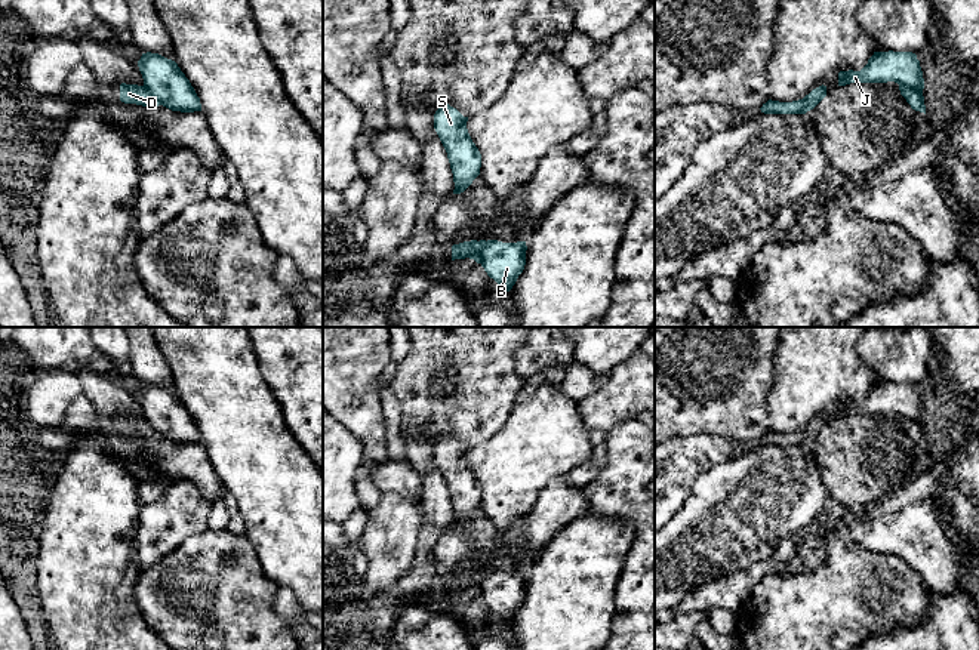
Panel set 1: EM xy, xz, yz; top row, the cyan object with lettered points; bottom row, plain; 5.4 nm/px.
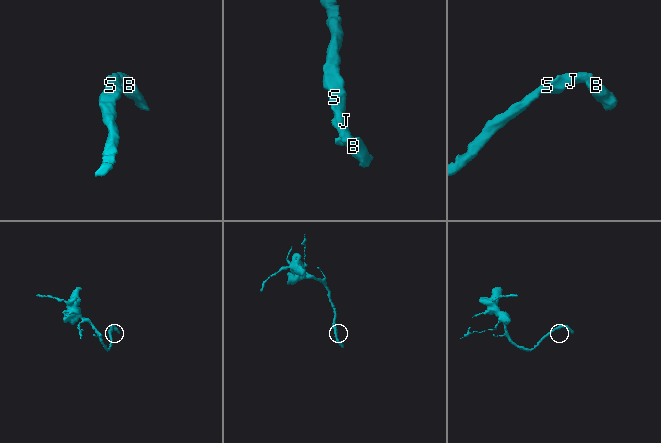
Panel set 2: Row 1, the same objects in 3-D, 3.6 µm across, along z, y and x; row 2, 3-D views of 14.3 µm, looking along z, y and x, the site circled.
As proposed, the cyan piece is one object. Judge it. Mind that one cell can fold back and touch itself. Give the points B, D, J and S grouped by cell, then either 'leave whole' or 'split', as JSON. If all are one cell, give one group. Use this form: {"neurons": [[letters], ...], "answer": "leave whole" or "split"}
{"neurons": [["B", "J", "S"], ["D"]], "answer": "split"}

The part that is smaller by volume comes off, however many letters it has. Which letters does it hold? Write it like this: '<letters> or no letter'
D

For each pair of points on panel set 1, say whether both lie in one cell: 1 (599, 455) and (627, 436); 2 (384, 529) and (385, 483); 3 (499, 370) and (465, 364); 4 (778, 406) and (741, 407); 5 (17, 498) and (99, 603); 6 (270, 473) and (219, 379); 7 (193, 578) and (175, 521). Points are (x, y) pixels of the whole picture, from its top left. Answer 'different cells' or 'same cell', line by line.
1: different cells
2: different cells
3: same cell
4: different cells
5: different cells
6: same cell
7: different cells

